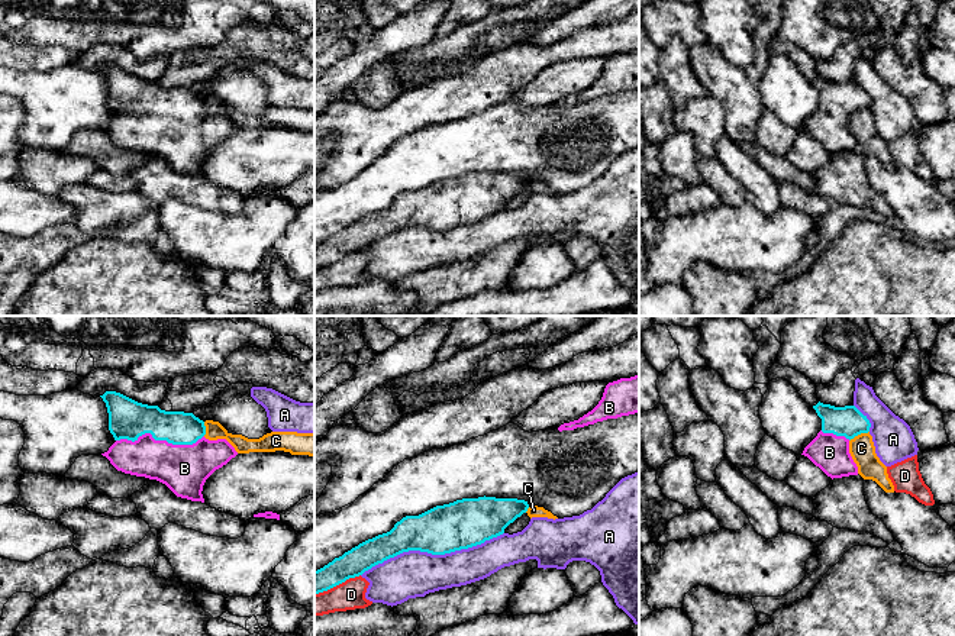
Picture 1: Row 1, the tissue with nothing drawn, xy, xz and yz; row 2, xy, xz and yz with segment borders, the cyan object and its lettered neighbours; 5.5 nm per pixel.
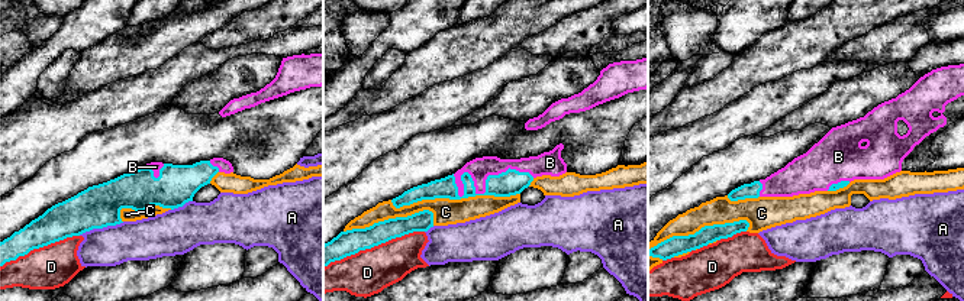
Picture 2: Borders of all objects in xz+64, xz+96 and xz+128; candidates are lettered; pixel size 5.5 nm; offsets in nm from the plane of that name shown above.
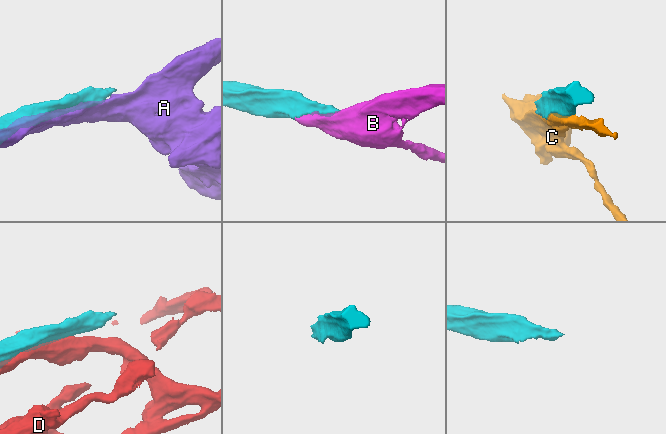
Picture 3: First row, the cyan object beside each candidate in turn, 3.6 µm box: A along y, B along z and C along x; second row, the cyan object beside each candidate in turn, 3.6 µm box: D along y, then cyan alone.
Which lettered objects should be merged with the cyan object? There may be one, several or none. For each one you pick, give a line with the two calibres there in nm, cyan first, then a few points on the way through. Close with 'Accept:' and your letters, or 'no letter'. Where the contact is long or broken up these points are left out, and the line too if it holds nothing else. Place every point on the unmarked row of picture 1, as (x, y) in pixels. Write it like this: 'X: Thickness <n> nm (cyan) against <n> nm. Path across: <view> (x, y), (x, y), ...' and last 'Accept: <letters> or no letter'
B: Thickness 220 nm (cyan) against 280 nm
Accept: B

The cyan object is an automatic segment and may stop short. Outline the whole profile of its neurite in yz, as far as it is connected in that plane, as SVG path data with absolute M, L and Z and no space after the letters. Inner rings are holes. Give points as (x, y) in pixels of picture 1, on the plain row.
M819 77L813 84L822 94L822 106L801 130L832 155L858 151L858 142L849 129L849 116L869 107L867 91L855 81L835 83Z

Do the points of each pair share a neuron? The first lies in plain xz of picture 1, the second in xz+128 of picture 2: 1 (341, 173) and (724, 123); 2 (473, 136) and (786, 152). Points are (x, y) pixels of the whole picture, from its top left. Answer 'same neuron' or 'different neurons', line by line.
1: same neuron
2: same neuron

